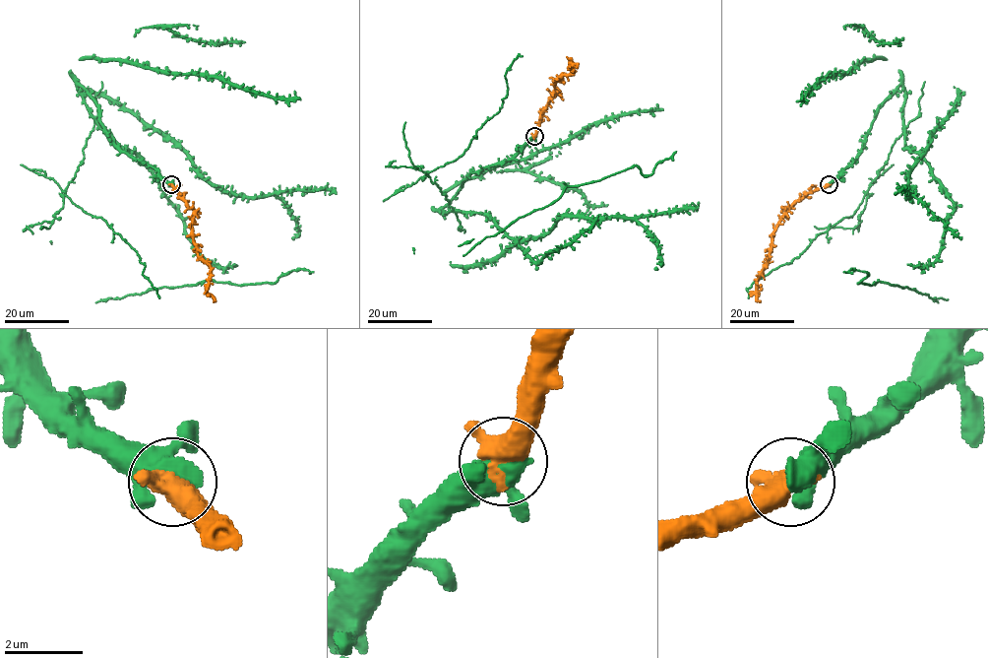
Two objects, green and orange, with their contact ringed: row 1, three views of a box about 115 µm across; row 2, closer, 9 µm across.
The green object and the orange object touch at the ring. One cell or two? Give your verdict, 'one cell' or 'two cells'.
one cell

